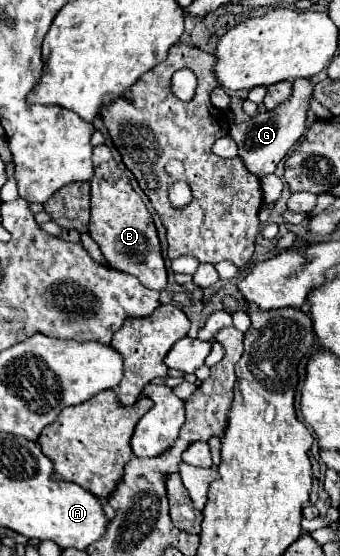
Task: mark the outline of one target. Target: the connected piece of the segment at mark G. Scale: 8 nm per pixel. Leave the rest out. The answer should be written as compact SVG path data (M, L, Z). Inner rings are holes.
M310 79L306 81L294 81L292 83L292 95L282 101L282 105L276 105L272 111L256 113L252 119L244 123L230 123L230 135L240 147L240 157L244 159L248 171L252 171L258 177L264 177L268 173L274 173L280 159L288 153L290 147L302 137L306 129L306 117L312 101L314 83Z

